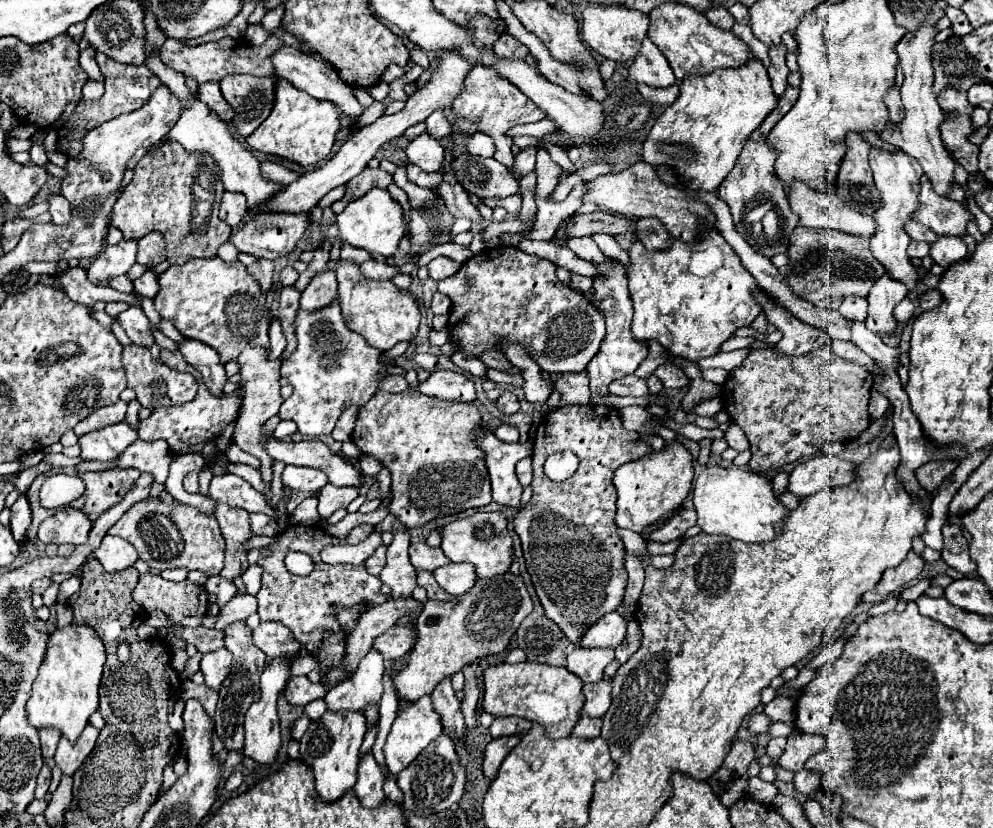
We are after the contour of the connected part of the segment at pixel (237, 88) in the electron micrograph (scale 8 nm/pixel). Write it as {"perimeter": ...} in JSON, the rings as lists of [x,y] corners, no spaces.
{"perimeter":[[[224,76],[220,80],[222,96],[234,110],[232,126],[240,136],[250,136],[270,114],[274,104],[276,78],[256,78],[256,76]]]}

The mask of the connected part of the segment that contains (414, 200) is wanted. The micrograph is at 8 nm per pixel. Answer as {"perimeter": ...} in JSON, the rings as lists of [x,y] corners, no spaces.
{"perimeter":[[[404,164],[398,166],[394,172],[394,184],[406,190],[412,206],[412,218],[410,218],[410,236],[412,236],[412,254],[416,256],[426,244],[442,244],[448,242],[450,226],[454,224],[454,218],[448,214],[446,206],[442,202],[436,202],[438,196],[430,188],[422,188],[412,184],[406,178]]]}

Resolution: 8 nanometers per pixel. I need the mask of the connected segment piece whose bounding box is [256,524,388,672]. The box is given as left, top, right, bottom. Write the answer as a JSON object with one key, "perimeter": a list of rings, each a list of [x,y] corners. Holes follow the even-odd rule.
{"perimeter":[[[290,524],[284,532],[280,532],[276,536],[276,542],[272,542],[268,546],[268,554],[264,558],[258,560],[258,566],[262,566],[262,588],[256,594],[258,600],[258,614],[260,618],[266,620],[274,620],[274,622],[282,622],[284,626],[288,626],[294,632],[294,638],[310,652],[314,652],[320,662],[322,662],[322,670],[328,672],[330,668],[338,666],[342,662],[344,656],[344,642],[342,640],[342,630],[330,610],[332,604],[340,604],[340,606],[352,606],[358,602],[370,602],[370,604],[382,604],[388,598],[380,592],[380,578],[378,576],[370,576],[366,572],[364,566],[354,566],[354,564],[324,564],[320,562],[320,550],[324,546],[330,544],[358,544],[362,542],[370,532],[374,530],[374,526],[370,524],[360,524],[356,526],[344,540],[336,540],[334,536],[330,536],[328,532],[320,530],[320,526],[300,526],[300,524]],[[290,550],[306,550],[308,554],[312,554],[312,558],[316,560],[316,568],[308,574],[308,576],[294,576],[286,570],[284,566],[284,556]]]}

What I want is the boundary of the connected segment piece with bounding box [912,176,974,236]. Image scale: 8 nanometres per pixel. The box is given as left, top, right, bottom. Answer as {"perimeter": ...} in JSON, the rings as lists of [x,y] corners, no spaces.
{"perimeter":[[[920,176],[920,208],[912,214],[912,218],[930,230],[934,230],[940,236],[962,236],[966,232],[966,224],[970,218],[974,218],[968,208],[960,202],[954,202],[946,196],[940,196],[934,192],[932,184],[928,184],[928,176]]]}

